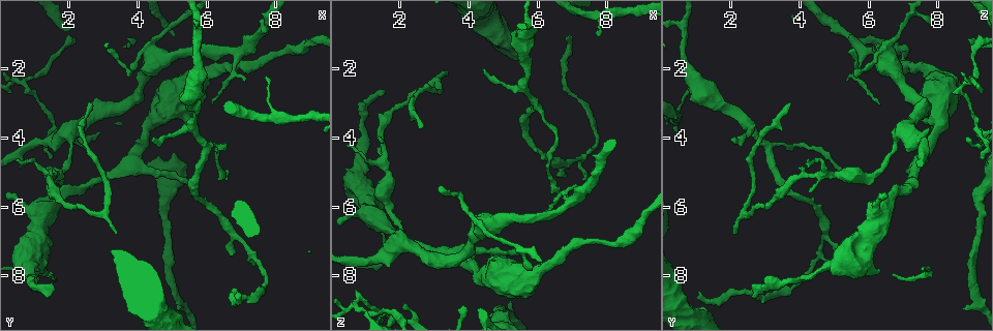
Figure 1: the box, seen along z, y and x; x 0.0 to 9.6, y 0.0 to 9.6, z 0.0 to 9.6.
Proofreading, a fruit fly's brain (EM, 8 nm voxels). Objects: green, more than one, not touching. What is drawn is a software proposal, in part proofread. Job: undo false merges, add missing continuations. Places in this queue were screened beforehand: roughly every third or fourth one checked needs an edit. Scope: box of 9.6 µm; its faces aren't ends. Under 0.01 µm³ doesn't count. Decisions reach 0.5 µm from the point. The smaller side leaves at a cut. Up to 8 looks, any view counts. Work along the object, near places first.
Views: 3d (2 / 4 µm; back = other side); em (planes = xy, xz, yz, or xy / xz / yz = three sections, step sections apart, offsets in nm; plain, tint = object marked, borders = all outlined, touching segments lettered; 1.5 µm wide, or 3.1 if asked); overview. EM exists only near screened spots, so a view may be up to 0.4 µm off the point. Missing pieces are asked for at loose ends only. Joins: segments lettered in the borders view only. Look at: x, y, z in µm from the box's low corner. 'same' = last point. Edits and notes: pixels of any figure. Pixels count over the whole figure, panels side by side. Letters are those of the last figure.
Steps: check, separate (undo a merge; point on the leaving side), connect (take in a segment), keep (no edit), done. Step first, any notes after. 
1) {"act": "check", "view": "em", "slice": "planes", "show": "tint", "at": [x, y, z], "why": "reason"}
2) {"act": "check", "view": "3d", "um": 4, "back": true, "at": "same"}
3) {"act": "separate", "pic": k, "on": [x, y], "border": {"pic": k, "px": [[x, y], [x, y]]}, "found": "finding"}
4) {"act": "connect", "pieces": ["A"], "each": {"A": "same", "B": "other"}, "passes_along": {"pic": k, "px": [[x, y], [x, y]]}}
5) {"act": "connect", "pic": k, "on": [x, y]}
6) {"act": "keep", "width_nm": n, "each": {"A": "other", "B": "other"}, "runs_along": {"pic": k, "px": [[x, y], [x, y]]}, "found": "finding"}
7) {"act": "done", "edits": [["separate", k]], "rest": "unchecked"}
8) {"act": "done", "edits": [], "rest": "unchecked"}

{"act": "check", "view": "3d", "um": 4, "at": [6.60, 4.95, 5.40], "why": "end of a long branch"}

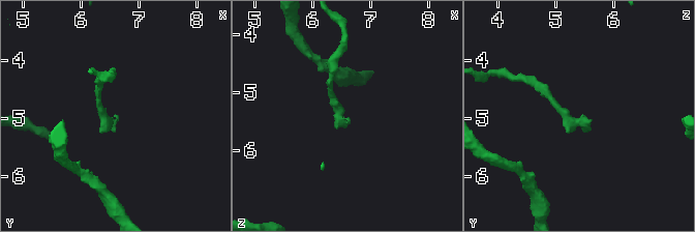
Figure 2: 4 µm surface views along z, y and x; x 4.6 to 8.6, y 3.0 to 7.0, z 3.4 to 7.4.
{"act": "check", "view": "em", "slice": "xy", "step": 8, "show": "tint", "at": [6.70, 4.95, 5.45]}

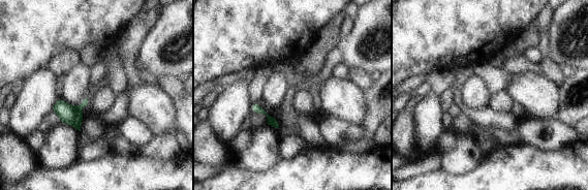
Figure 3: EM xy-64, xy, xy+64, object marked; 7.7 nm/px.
{"act": "check", "view": "em", "slice": "planes", "show": "borders", "at": "same"}

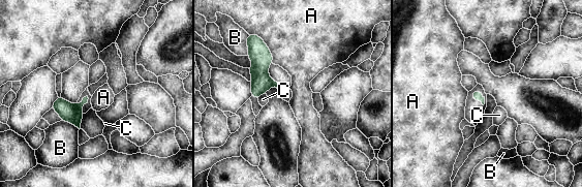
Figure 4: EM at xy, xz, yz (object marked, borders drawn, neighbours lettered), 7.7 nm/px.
{"act": "keep", "each": {"A": "other", "B": "other", "C": "other"}, "runs_along": {"pic": 4, "px": [[250, 36], [258, 52], [255, 95]]}, "found": "no lettered segment goes on from it"}

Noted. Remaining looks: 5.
{"act": "check", "view": "3d", "um": 4, "at": [3.35, 6.75, 2.15], "why": "branch stops here"}

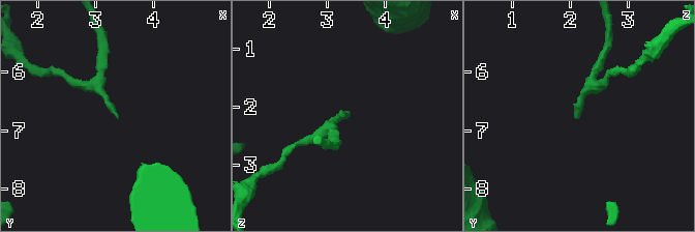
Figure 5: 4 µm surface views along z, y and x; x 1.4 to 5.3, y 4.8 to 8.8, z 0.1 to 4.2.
{"act": "check", "view": "em", "slice": "planes", "show": "borders", "at": [3.35, 6.80, 2.10]}

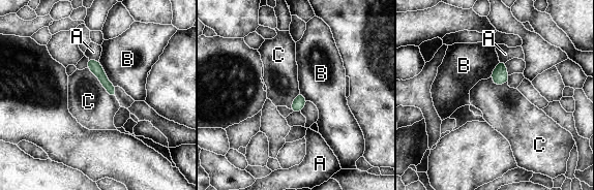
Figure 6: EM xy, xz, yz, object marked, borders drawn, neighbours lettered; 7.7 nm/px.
{"act": "keep", "longest_contact_nm": ["C", 320], "each": {"A": "other", "B": "other", "C": "other"}, "border": {"pic": 6, "px": [[87, 67], [105, 90], [115, 97]]}, "found": "none of them fits"}

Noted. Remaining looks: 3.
{"act": "check", "view": "em", "slice": "planes", "show": "plain", "at": [0.85, 2.25, 9.00], "why": "arms part here"}

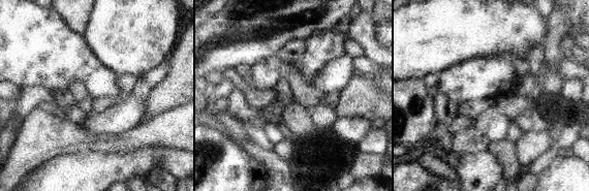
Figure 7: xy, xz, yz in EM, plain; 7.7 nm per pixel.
{"act": "check", "view": "em", "slice": "planes", "show": "borders", "at": "same", "why": "what lies round it"}

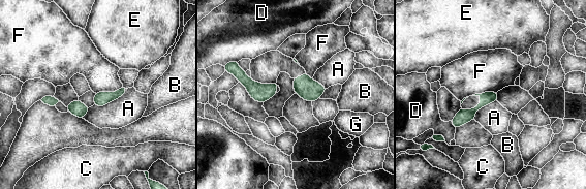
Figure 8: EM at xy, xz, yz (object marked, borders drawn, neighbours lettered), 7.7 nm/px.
{"act": "separate", "pic": 8, "on": [462, 117], "each": {"A": "other", "B": "other", "C": "other", "D": "other", "E": "other", "F": "other", "G": "other"}, "found": "two neurons meet here"}

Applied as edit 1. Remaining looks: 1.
{"act": "done", "edits": [["separate", 8]], "rest": "unchecked"}

